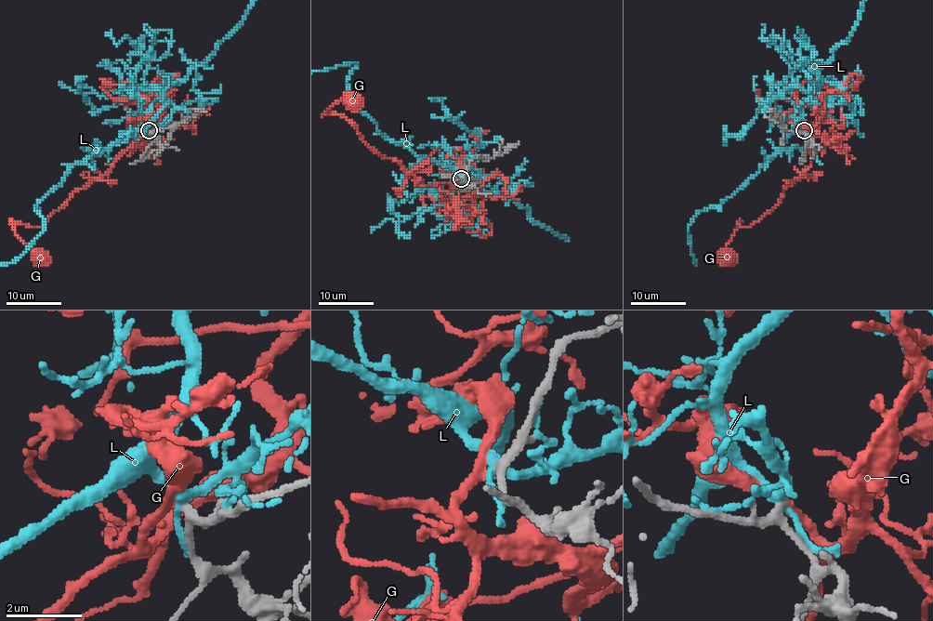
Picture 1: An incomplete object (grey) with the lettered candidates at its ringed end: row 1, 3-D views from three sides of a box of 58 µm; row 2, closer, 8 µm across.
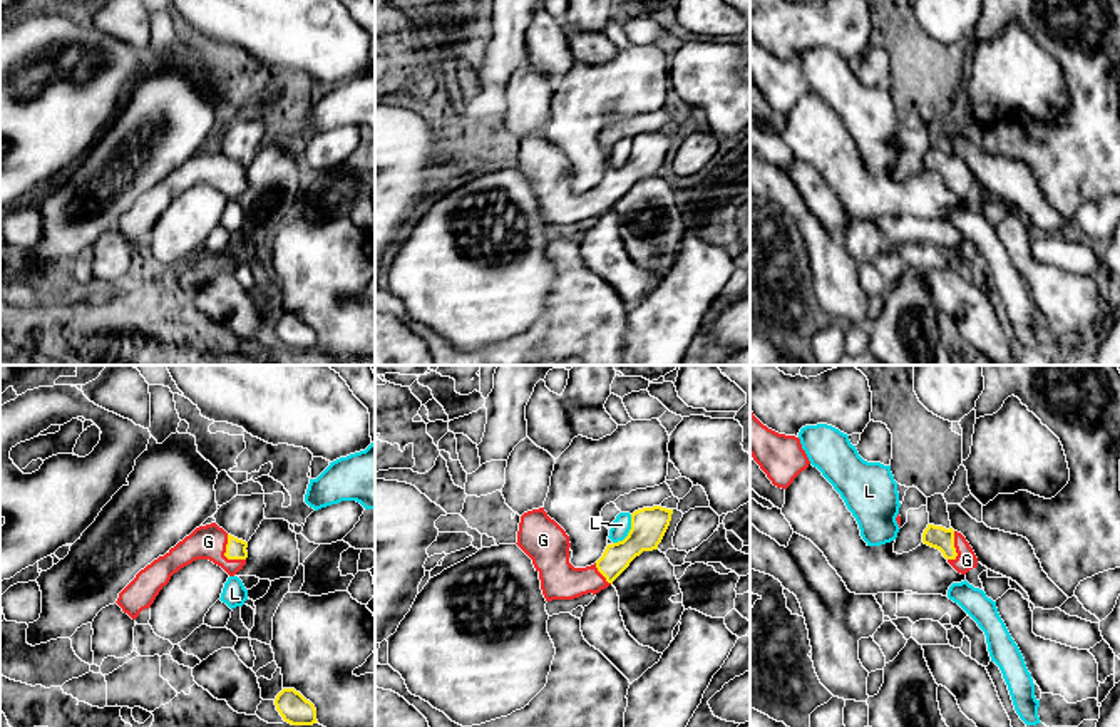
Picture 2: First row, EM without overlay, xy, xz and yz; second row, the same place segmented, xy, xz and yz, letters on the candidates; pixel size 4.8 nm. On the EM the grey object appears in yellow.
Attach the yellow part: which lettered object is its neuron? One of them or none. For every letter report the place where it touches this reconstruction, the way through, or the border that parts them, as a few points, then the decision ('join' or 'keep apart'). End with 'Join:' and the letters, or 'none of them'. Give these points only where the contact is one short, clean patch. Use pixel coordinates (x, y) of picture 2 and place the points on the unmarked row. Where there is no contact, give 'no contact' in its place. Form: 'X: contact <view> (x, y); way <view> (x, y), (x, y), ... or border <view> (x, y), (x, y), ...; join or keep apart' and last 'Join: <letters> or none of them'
G: contact xy (225, 180); way xy (236, 173), (225, 180), (208, 166); join
L: contact xz (630, 156); keep apart
Join: G

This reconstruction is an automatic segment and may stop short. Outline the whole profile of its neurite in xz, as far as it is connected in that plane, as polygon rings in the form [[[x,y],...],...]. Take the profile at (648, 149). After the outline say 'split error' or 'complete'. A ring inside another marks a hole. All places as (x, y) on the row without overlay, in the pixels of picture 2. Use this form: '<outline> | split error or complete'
[[[661,131],[634,136],[628,161],[608,169],[603,181],[586,193],[569,188],[569,161],[544,132],[521,141],[516,169],[532,184],[546,226],[574,224],[608,213],[636,181],[658,174],[671,139],[673,134]]] | split error

